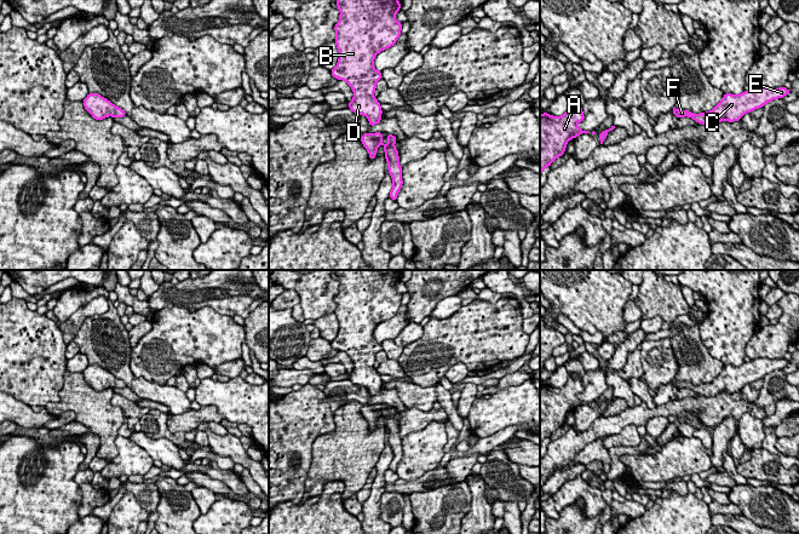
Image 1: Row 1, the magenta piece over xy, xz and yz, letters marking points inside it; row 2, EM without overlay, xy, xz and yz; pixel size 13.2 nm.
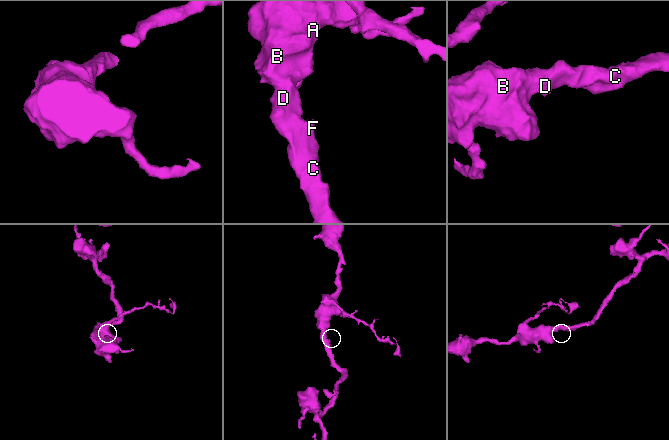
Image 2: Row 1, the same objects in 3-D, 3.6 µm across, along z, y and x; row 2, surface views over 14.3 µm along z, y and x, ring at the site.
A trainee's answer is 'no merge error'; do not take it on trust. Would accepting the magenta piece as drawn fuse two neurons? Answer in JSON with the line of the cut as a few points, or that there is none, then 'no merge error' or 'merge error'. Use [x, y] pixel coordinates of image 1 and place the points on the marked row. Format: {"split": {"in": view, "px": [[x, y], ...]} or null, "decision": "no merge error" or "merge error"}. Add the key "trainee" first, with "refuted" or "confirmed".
{"trainee": "confirmed", "split": null, "decision": "no merge error"}

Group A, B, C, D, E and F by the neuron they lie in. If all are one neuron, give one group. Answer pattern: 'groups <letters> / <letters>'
groups A B C D E F

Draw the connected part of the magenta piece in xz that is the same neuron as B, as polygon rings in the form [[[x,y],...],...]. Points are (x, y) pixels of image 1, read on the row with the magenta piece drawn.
[[[337,0],[340,11],[339,22],[334,25],[337,33],[335,45],[339,51],[337,65],[330,70],[333,77],[344,80],[353,91],[349,109],[355,114],[368,117],[369,126],[380,124],[381,105],[374,97],[376,82],[383,79],[381,71],[374,68],[375,56],[393,46],[400,38],[402,22],[396,21],[401,10],[398,0]]]

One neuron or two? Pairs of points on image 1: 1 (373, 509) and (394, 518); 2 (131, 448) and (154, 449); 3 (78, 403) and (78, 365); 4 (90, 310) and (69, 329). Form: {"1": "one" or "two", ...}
{"1": "two", "2": "two", "3": "two", "4": "one"}

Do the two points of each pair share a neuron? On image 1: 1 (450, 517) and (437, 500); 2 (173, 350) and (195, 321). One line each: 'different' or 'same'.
1: same
2: same

